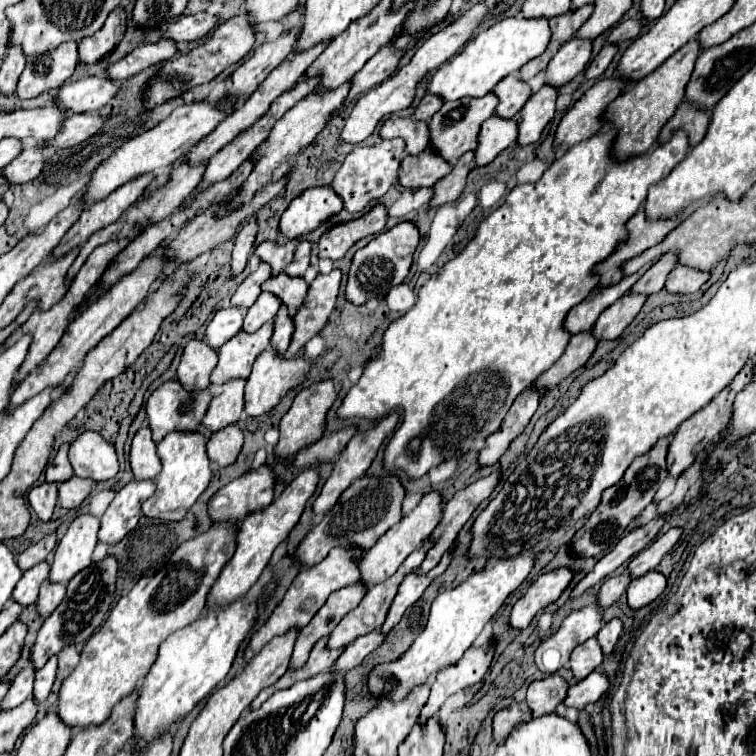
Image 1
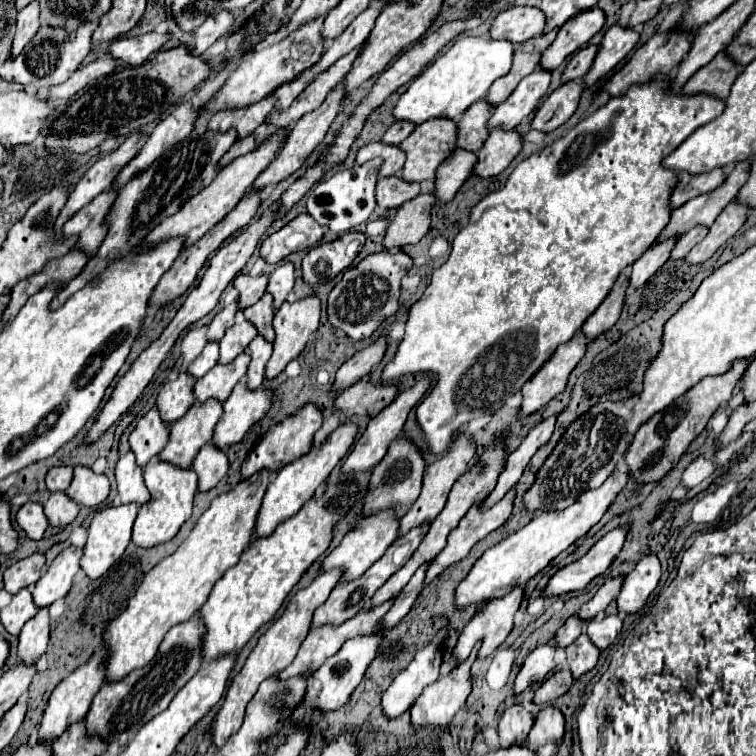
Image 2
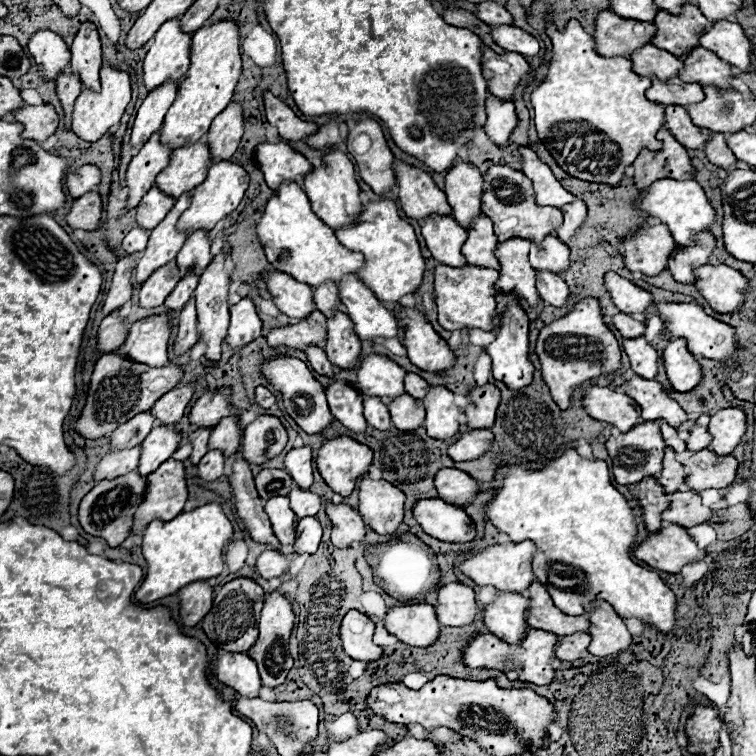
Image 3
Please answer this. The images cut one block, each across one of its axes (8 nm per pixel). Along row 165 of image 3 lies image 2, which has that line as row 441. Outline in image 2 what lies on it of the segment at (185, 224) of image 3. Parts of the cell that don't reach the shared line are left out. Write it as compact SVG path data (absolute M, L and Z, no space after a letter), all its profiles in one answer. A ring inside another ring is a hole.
M240 380L224 402L224 416L216 424L212 442L222 448L240 442L248 428L262 416L266 416L272 406L272 400L274 392L270 388L248 390L248 386L244 386L244 380Z

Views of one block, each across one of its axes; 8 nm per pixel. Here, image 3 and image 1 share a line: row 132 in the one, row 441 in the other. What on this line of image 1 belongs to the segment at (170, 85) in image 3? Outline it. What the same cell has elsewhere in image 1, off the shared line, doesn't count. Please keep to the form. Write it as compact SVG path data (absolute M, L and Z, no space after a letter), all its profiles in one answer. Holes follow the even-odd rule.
M142 426L130 446L130 466L134 480L156 480L160 474L160 462L156 458L156 444L152 442L152 434L148 426Z

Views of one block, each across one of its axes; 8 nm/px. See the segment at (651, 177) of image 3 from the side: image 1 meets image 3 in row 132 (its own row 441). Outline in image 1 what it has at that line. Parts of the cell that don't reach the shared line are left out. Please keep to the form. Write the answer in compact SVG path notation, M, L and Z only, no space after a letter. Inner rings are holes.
M670 436L660 438L660 442L656 442L656 446L648 454L636 458L636 462L632 462L632 466L628 466L624 478L616 486L604 490L600 506L586 520L586 524L574 534L572 546L574 546L576 554L582 554L586 558L598 556L624 536L624 530L628 528L628 524L652 502L660 482L668 476L668 468L666 468L668 446L670 446Z

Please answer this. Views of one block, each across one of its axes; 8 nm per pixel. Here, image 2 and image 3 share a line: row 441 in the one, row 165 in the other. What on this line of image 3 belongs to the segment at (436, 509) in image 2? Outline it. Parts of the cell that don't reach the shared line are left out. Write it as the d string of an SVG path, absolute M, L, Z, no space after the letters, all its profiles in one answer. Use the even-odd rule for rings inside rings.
M458 162L446 174L446 196L460 226L468 226L482 214L482 174L476 166Z

